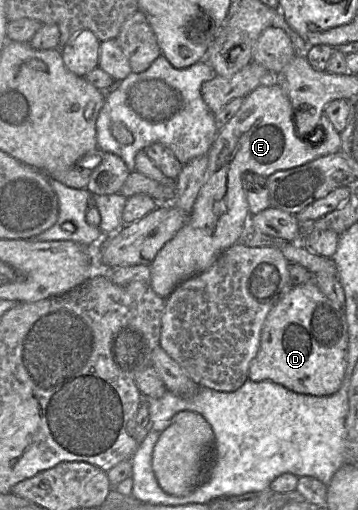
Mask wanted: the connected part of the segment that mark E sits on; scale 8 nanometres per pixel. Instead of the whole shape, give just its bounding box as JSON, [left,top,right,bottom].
[149,81,340,299]

